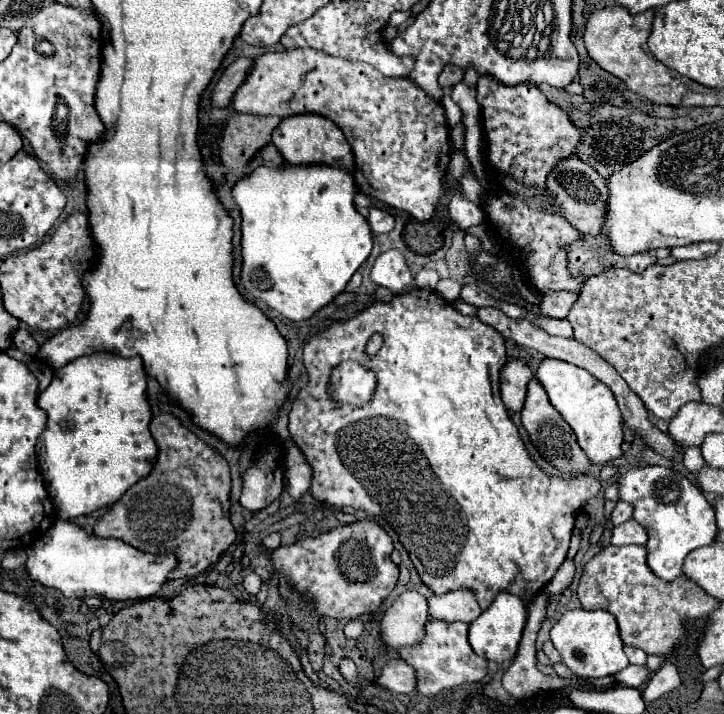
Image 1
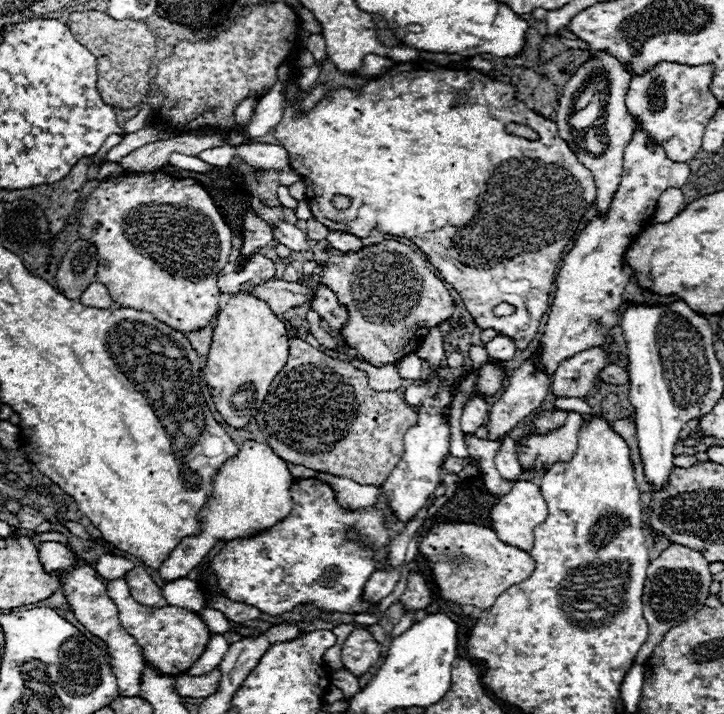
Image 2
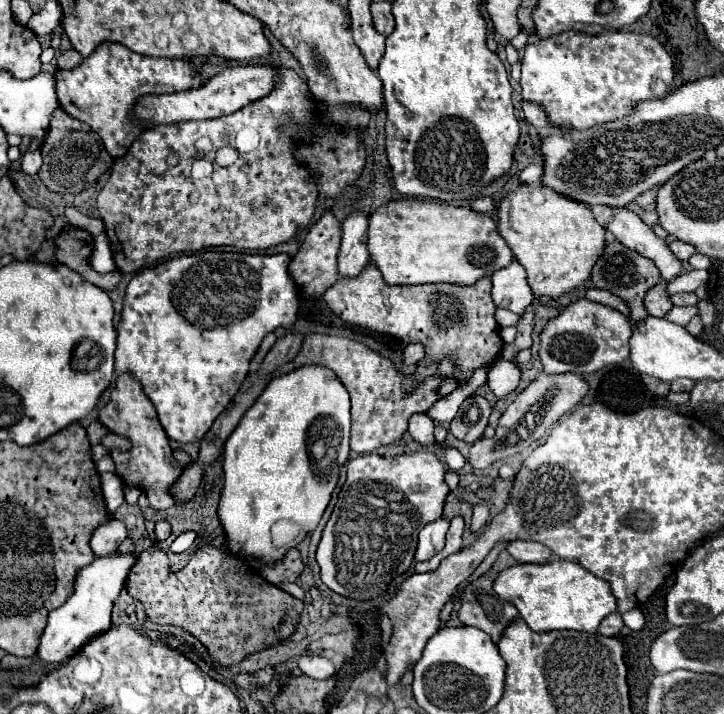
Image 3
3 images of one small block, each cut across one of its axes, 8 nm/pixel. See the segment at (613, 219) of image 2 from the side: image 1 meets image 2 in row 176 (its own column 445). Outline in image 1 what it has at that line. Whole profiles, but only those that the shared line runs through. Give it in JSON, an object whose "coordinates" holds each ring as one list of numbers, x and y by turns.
{"coordinates":[[430,620,428,626,424,626,424,638,418,644,404,646,398,650,398,654,418,670,418,690,424,696,436,694,444,688,478,682,486,676,486,672,488,672,486,660,474,654,472,646,468,644,466,632,468,632,468,624,464,624,464,622]]}

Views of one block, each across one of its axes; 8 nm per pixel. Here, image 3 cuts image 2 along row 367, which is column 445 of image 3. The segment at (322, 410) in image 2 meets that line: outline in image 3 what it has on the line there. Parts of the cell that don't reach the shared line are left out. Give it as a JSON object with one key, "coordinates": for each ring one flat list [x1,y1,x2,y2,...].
{"coordinates":[[366,264,364,272,356,276,356,280,336,280,328,292,324,292,324,300,342,320,346,320,352,326,370,328,376,332,392,334,396,338,402,338,404,342,422,342,426,346,426,358,442,360,444,354,456,356,456,368,462,372,472,372,484,364,492,364,496,354,502,348,500,340,500,328,494,320,494,302,490,298,492,282,490,278,480,278,472,286,454,286,454,284,422,284,422,286,390,286,384,282,380,270,374,264]]}

